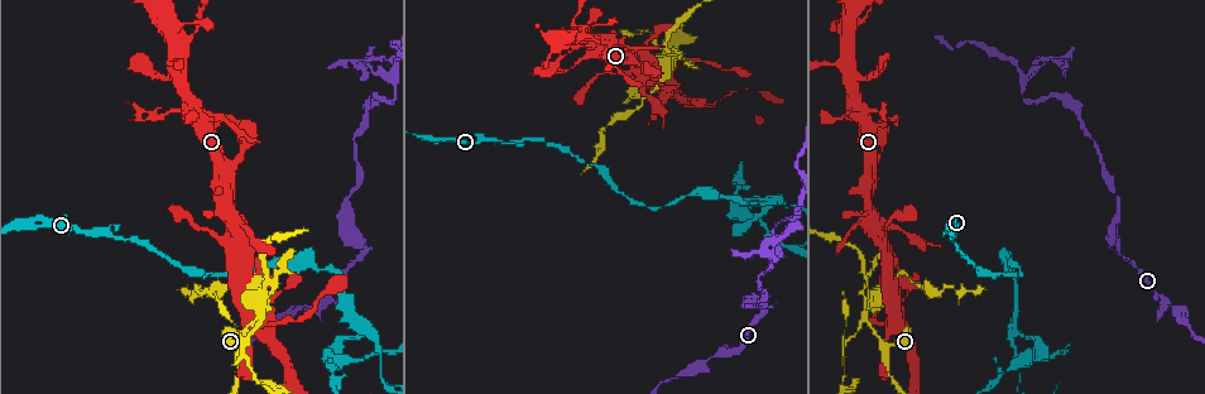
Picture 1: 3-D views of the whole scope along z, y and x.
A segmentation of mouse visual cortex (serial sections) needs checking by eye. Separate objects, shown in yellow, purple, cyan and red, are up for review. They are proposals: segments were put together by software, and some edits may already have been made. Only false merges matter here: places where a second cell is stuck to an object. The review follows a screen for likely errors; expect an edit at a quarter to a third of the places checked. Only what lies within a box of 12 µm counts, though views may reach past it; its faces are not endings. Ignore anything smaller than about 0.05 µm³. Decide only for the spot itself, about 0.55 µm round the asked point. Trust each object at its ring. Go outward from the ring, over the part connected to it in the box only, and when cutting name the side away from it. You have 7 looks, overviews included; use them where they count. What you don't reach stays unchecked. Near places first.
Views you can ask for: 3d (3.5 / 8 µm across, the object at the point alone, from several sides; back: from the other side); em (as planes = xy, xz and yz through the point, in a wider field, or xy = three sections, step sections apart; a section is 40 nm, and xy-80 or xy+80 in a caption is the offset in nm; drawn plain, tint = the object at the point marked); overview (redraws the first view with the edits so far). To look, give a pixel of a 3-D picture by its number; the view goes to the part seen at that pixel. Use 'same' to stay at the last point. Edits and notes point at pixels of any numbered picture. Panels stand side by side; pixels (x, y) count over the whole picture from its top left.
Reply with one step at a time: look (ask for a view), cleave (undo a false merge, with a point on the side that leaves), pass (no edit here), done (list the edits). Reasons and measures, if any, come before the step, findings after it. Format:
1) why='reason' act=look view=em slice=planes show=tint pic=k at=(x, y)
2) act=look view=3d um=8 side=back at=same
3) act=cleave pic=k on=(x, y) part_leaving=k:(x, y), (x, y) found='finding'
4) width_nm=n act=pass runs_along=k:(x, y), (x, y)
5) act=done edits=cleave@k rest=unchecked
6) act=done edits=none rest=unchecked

why='sharp bend' act=look view=3d um=3.5 pic=1 at=(360, 61)

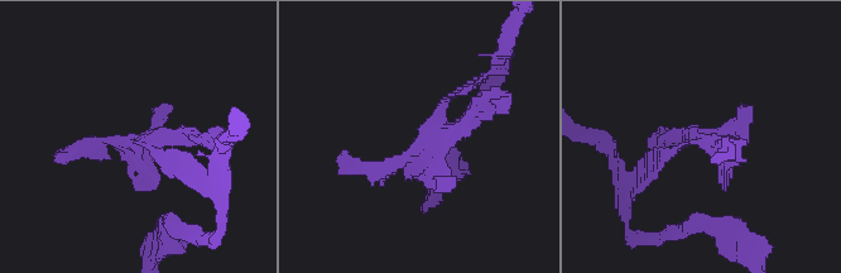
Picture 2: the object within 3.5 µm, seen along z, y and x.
act=look view=em slice=planes show=tint pic=2 at=(416, 149)

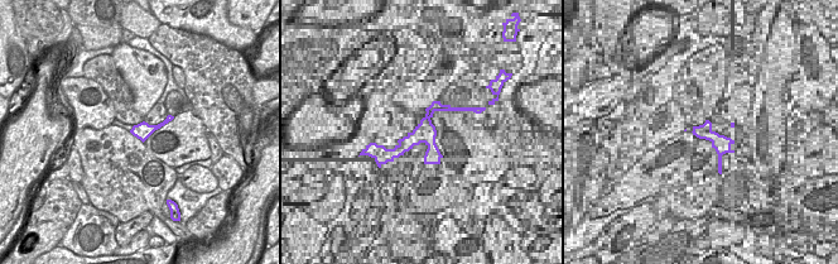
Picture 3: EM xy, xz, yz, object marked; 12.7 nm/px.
act=pass runs_along=2:(654, 169), (690, 138), (729, 149), (745, 104) found='all the same cell'

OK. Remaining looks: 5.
why='a fork' act=look view=3d um=3.5 pic=1 at=(1017, 332)

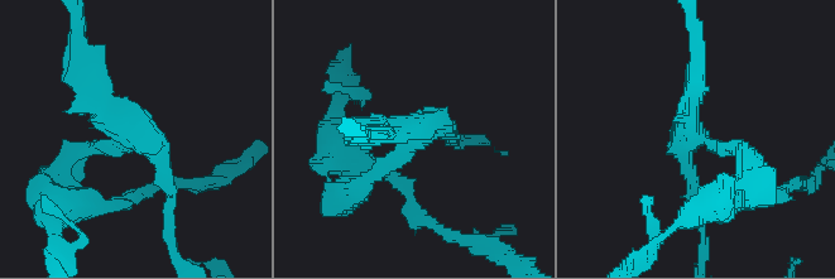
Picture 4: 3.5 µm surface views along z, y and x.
act=look view=em slice=xy step=3 show=tint pic=4 at=(691, 135)

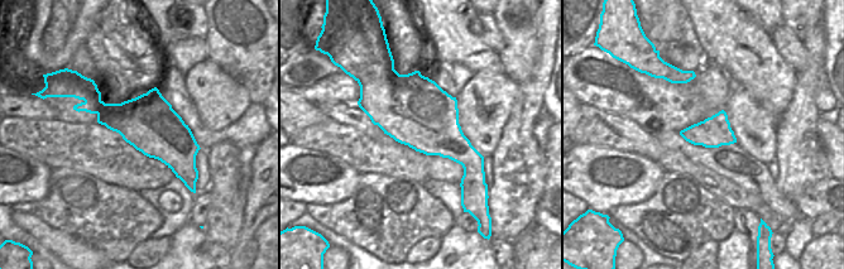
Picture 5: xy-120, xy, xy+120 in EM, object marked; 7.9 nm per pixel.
why='cut it another way' act=look view=em slice=xy step=1 show=tint at=same

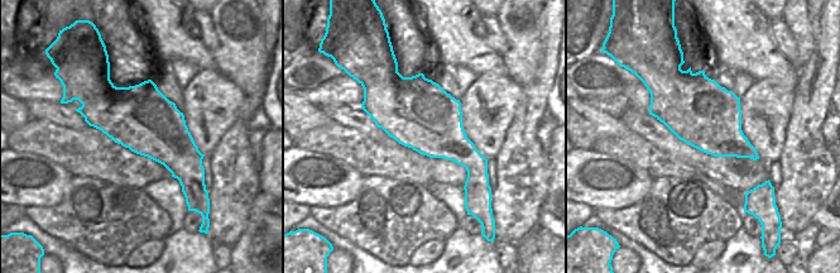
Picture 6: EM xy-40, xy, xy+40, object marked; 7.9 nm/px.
arm_widths_nm=200,200,250 act=cleave pic=4 on=(369, 176) part_leaving=4:(409, 152), (355, 193), (359, 181) found='two cells meet here'

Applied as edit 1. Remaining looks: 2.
act=done edits=cleave@4 rest=unchecked

